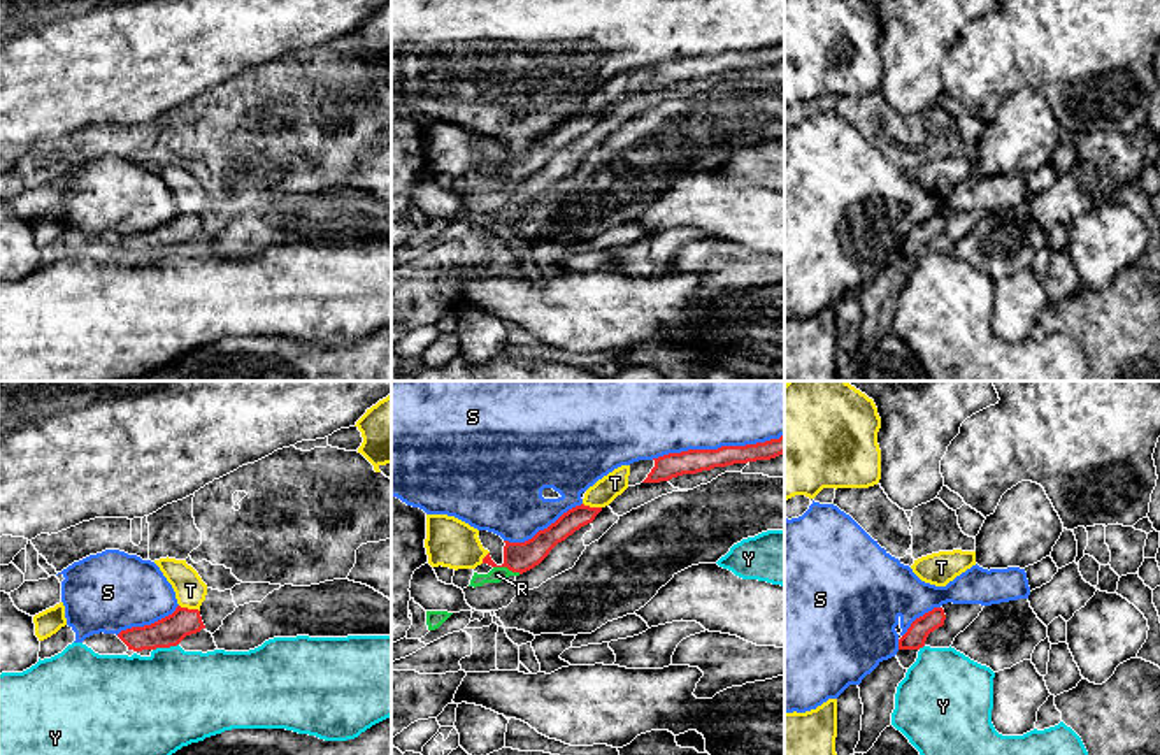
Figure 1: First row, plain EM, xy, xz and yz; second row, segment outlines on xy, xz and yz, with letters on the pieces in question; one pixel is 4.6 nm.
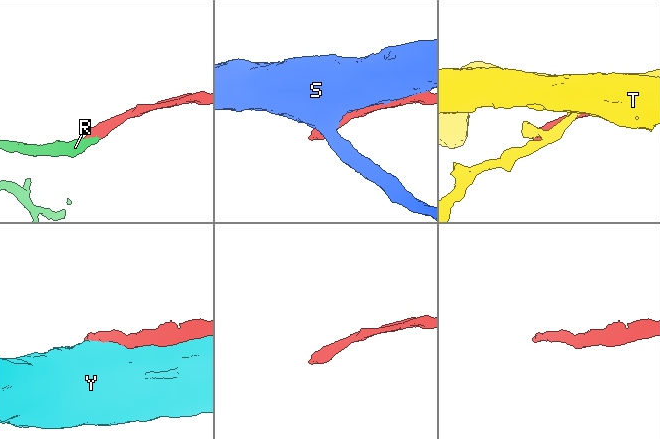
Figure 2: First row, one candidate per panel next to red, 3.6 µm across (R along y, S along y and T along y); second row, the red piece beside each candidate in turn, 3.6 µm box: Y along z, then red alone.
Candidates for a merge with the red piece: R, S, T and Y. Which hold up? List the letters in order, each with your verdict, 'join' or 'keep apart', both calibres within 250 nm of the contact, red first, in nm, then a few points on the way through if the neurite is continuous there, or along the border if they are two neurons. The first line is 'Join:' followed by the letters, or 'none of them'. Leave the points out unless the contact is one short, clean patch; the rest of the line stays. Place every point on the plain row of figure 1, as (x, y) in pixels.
Join: R
R: join; 140 nm thick on the red side, 70 nm on the other; runs through xz (518, 164), (508, 174), (497, 181)
S: keep apart; 110 nm thick on the red side, 280 nm on the other
T: keep apart; 140 nm thick on the red side, 140 nm on the other
Y: keep apart; 140 nm thick on the red side, 440 nm on the other; border along xy (178, 250), (153, 257)

